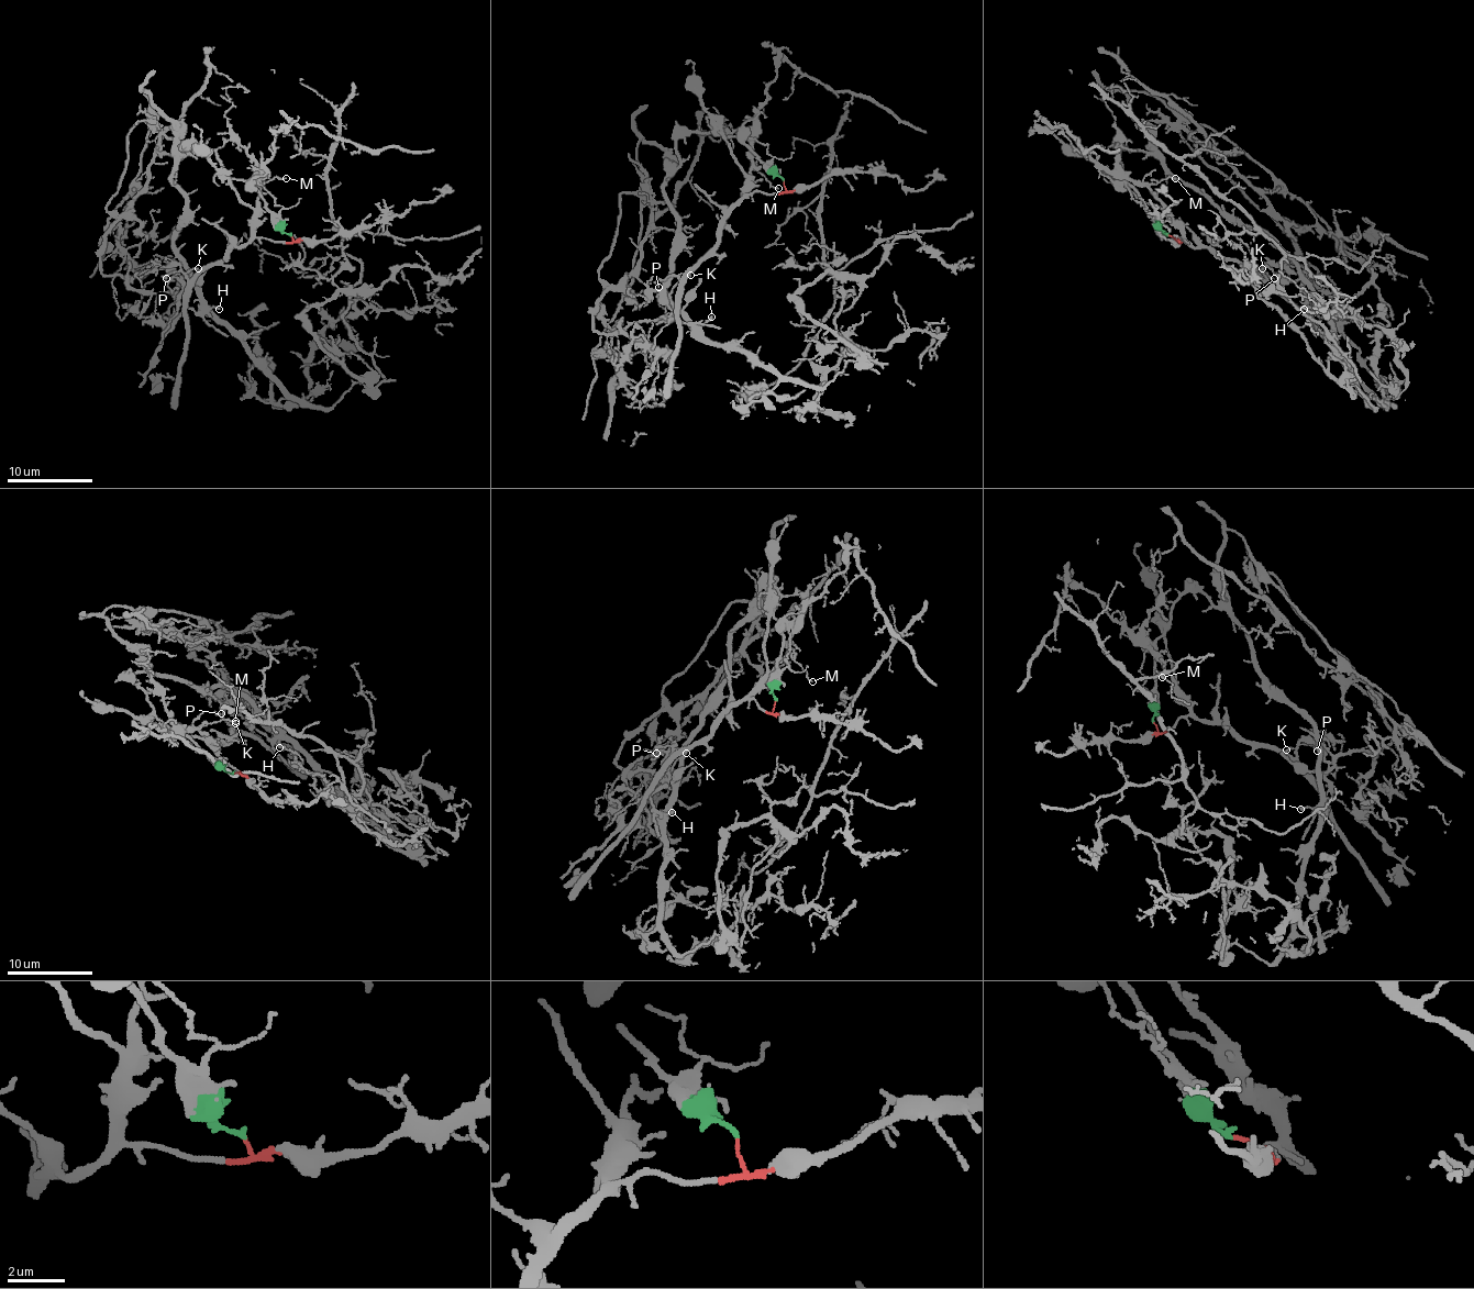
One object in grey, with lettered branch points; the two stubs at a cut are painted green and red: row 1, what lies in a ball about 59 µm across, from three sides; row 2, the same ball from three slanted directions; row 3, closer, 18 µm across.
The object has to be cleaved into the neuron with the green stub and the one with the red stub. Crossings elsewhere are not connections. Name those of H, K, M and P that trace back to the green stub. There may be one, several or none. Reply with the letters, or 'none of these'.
H

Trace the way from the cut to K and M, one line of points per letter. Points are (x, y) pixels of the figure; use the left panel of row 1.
K: (290, 234), (290, 243), (252, 239), (202, 266), (190, 279), (188, 273), (198, 268)
M: (290, 234), (290, 243), (258, 239), (254, 234), (261, 187), (276, 176), (286, 178)

